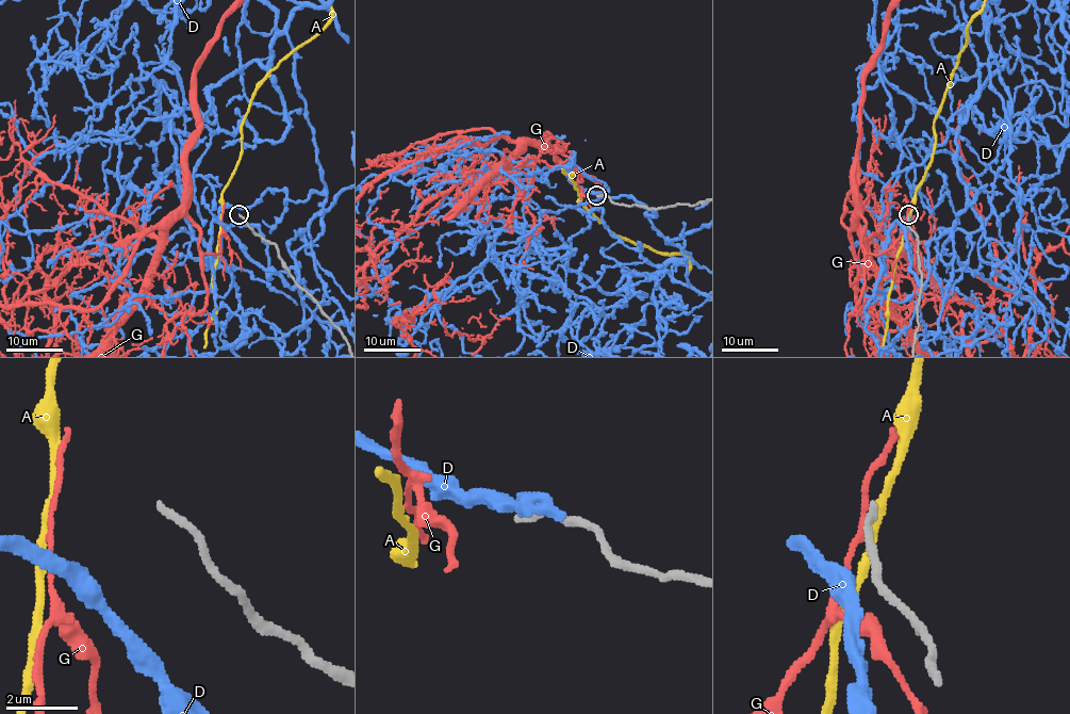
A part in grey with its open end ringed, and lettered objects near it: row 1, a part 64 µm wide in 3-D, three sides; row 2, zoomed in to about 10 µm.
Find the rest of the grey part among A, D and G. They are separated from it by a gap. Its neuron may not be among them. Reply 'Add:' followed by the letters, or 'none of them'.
Add: none of them

